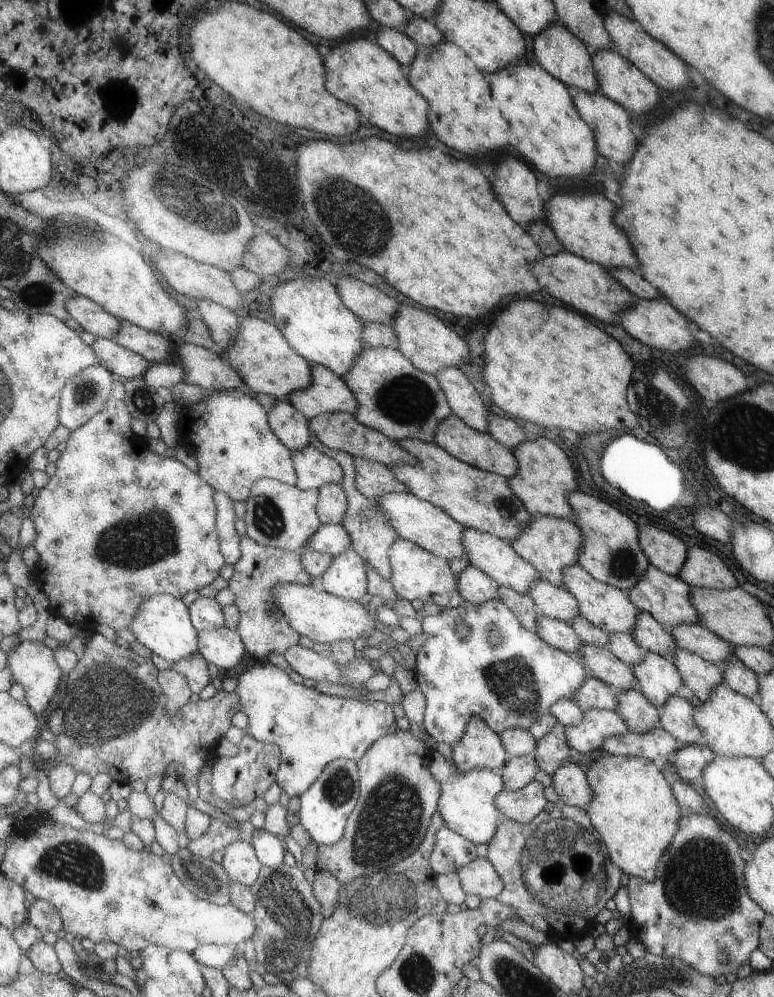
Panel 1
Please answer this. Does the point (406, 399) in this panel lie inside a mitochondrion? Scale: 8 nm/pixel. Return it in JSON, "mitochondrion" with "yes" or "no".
{"mitochondrion":"yes"}

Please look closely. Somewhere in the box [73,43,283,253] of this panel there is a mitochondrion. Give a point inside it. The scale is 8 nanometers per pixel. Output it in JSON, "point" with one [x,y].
{"point":[196,214]}

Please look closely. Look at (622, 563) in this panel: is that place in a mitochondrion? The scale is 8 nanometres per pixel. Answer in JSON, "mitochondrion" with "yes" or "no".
{"mitochondrion":"yes"}

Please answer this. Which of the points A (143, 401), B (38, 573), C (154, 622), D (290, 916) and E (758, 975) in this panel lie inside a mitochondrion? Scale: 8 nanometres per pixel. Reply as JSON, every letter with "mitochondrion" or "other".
{"A":"mitochondrion","B":"other","C":"other","D":"mitochondrion","E":"other"}

